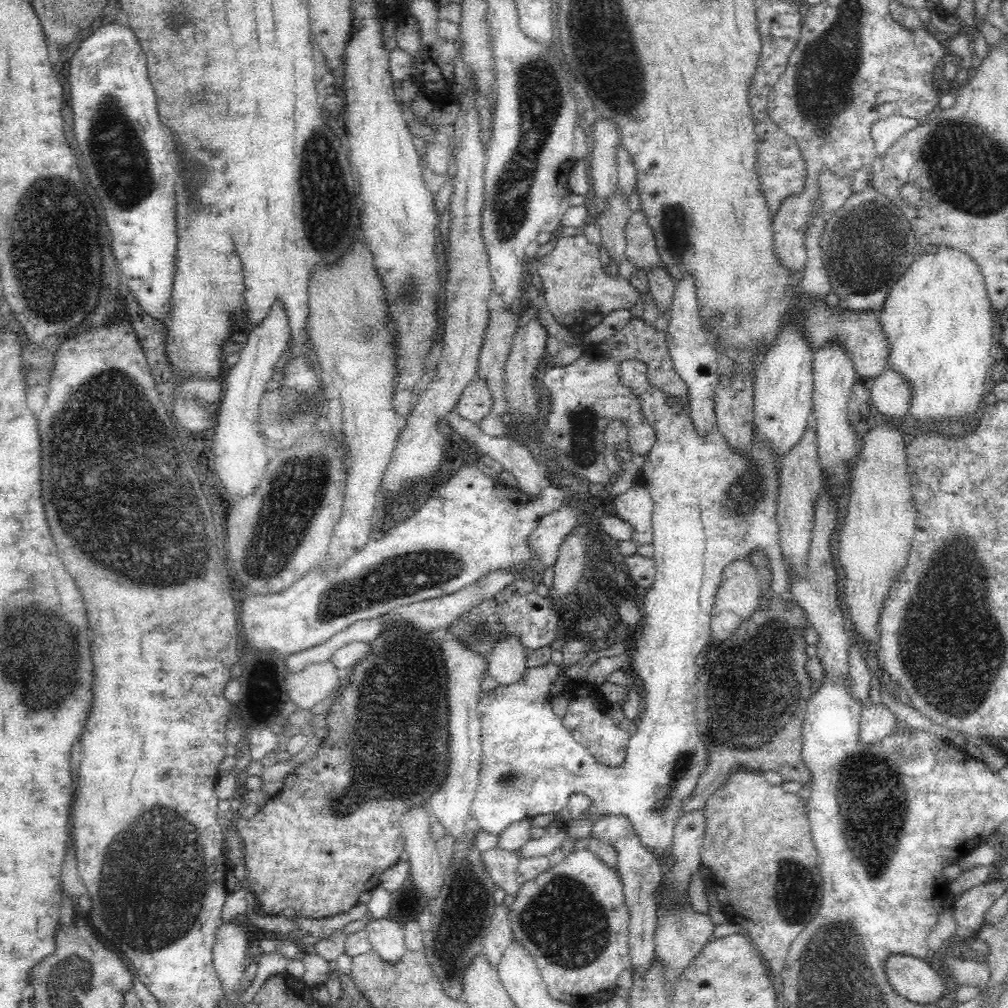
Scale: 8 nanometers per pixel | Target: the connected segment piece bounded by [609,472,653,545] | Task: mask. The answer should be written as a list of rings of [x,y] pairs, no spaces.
[[[636,472],[636,476],[630,480],[628,488],[620,476],[609,493],[613,497],[617,517],[630,523],[634,529],[631,541],[642,545],[653,542],[653,499],[643,485],[637,485],[639,473]]]

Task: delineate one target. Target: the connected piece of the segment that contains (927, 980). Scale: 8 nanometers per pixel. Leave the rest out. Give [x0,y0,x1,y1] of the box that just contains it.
[886,954,944,1004]

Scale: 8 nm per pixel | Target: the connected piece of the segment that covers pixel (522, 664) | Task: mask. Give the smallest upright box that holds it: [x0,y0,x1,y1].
[487,636,529,686]

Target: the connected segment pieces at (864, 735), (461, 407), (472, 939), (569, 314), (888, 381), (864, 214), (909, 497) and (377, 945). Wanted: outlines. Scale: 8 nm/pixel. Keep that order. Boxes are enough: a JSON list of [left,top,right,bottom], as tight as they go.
[[859,703,896,747],[455,374,492,426],[417,828,495,1000],[531,234,639,334],[870,368,913,418],[820,183,920,311],[838,424,917,644],[366,918,405,963]]

